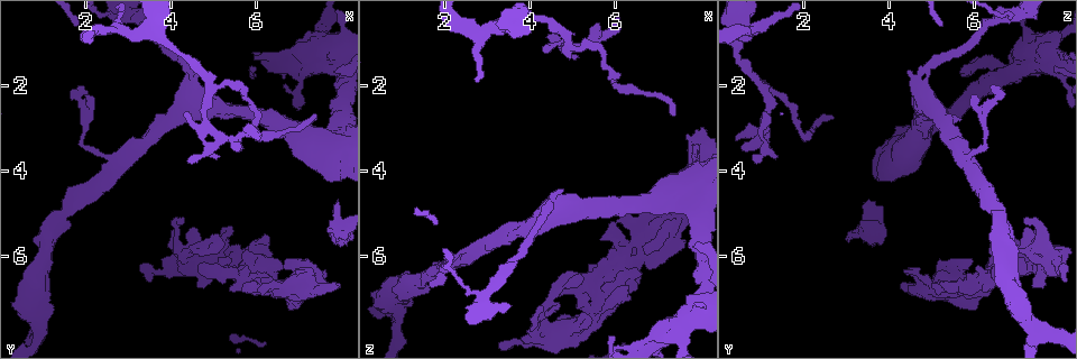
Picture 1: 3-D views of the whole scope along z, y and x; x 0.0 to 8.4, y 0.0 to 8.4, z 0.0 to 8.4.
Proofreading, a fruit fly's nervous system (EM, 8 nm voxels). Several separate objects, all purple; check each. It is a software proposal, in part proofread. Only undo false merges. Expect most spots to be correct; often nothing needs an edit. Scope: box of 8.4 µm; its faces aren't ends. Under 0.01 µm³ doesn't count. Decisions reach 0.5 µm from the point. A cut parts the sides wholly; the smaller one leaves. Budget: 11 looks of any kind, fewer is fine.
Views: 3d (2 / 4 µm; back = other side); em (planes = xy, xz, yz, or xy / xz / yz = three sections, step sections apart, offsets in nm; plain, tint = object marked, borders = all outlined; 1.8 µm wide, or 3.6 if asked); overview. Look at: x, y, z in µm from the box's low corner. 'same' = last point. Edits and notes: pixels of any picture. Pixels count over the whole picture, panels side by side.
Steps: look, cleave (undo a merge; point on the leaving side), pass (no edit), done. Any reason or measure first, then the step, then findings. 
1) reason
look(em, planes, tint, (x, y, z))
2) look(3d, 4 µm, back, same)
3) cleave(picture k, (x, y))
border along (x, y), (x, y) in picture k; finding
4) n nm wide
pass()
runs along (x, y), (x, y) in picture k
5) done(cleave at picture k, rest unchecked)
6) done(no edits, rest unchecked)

sudden change in width
look(em, yz, step 16, tint, (5.85, 6.40, 6.60))

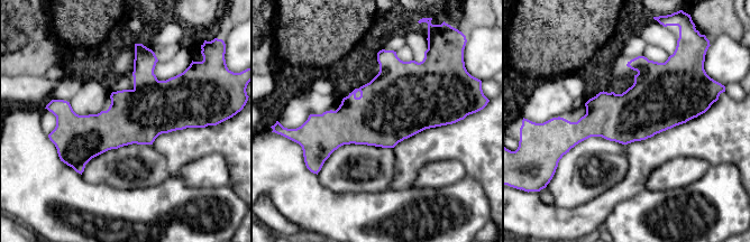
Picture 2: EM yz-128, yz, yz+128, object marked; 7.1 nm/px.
cut it another way
look(em, planes, borders, same)

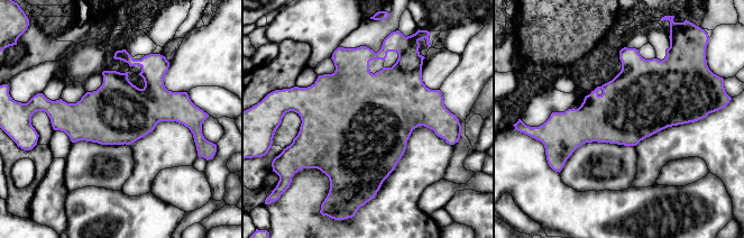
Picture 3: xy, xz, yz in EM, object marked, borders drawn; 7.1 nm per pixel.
pass()
one neuron here

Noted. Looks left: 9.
four or more arms meet
look(em, 3.6 µm, planes, tint, (7.95, 1.50, 7.15))

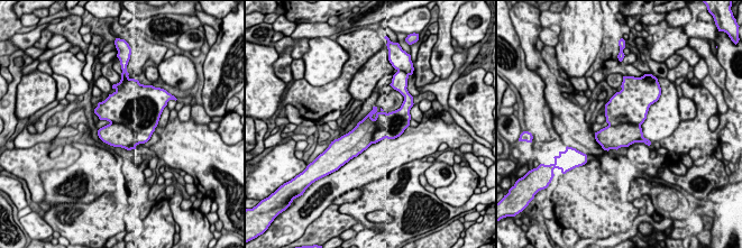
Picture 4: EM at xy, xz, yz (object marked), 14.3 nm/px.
440 nm wide
cleave(picture 4, (138, 113))
two neurons meet here

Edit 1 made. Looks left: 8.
sharp bend
look(em, planes, tint, (2.00, 2.70, 6.25))

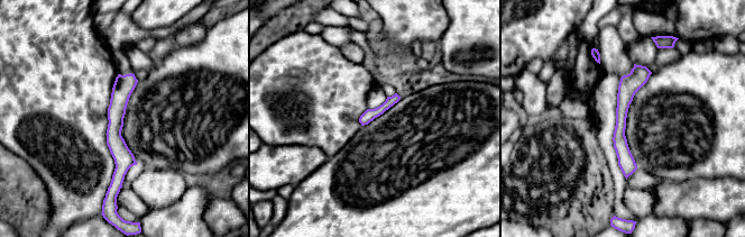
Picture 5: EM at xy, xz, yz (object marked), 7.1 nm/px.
pass()
runs along (131, 76), (116, 111), (118, 185) in picture 5; all the same neuron

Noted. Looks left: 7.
look(em, xy, step 4, tint, (5.05, 3.15, 1.10))

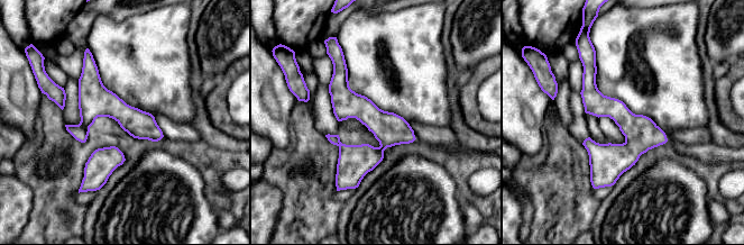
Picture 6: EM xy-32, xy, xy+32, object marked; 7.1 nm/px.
cut it another way
look(em, planes, tint, same)

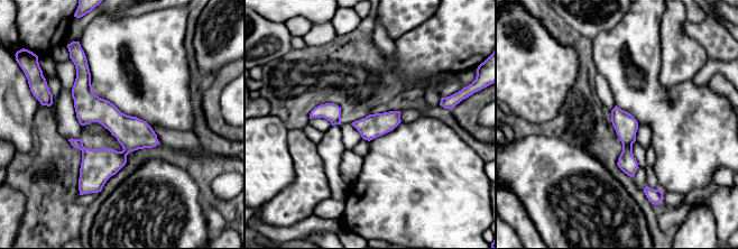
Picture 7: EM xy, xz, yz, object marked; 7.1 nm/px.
170 nm wide
pass()
continuous, no second neuron

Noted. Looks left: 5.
done(cleave at picture 4, rest unchecked)

